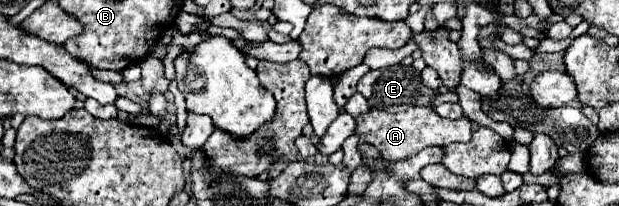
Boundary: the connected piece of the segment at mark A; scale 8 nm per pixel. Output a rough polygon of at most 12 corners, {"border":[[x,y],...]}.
{"border":[[370,109],[356,135],[394,163],[470,141],[470,119]]}

